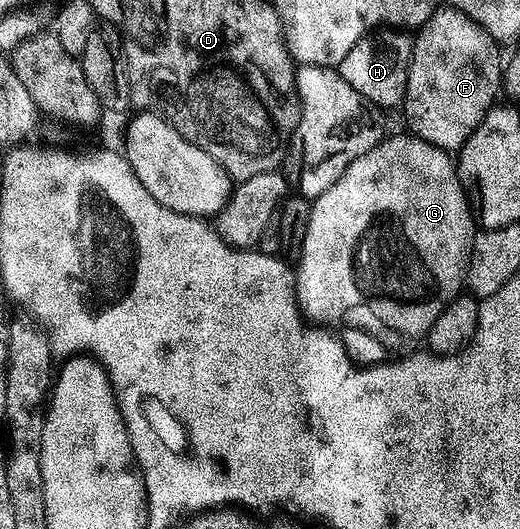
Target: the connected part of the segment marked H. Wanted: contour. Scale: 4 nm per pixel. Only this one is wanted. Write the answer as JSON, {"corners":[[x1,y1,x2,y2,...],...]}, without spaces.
{"corners":[[380,27,359,39,357,46,353,46,349,54,345,54,337,71,341,78,345,78,345,82,349,82,349,86,353,86,353,90,357,90,357,94,369,98,369,102,373,102,381,110,398,109,409,82,412,43,412,37,406,31]]}

